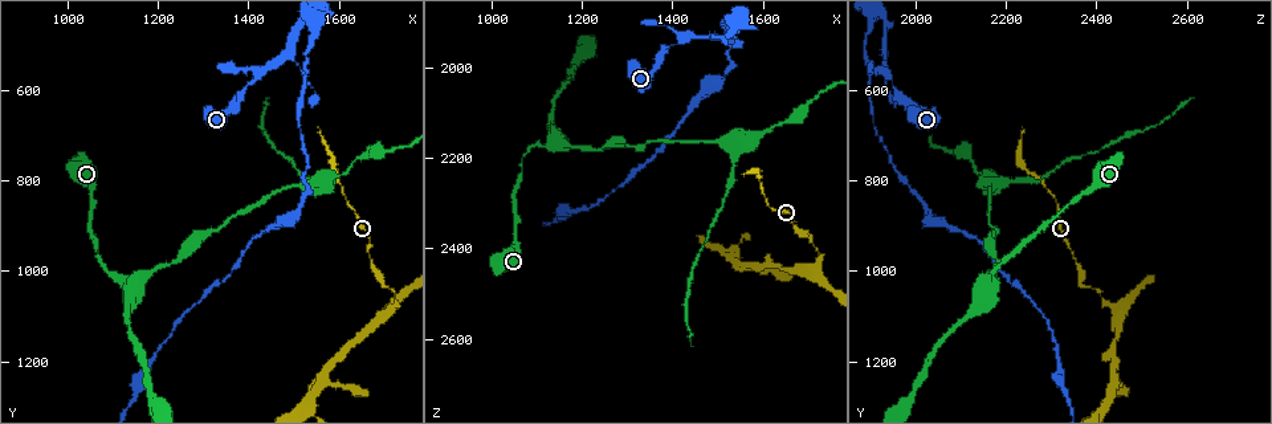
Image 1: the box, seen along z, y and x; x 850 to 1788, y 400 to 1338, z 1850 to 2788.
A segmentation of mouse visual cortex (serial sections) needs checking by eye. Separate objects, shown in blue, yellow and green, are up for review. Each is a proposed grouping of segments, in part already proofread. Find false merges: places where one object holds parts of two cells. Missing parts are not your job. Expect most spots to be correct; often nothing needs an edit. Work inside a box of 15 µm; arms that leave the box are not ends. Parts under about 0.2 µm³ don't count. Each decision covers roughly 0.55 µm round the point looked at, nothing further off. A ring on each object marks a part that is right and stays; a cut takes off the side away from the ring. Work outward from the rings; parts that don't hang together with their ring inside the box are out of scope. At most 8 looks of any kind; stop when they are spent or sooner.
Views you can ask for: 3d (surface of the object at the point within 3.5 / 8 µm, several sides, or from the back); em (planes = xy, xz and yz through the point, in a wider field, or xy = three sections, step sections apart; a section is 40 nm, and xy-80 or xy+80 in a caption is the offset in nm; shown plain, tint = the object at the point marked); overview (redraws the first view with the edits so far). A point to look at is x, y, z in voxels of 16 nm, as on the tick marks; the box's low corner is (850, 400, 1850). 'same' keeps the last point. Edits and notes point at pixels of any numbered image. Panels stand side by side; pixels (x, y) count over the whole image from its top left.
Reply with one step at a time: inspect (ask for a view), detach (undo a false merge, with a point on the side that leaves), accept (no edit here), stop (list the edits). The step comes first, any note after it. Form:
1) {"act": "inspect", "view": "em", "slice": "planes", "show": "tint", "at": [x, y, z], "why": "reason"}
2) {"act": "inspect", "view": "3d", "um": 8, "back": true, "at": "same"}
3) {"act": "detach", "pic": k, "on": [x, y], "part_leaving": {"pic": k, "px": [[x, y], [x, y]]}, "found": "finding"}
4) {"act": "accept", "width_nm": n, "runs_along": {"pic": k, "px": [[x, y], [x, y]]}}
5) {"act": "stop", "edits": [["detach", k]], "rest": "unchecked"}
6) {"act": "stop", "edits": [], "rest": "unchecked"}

{"act": "inspect", "view": "3d", "um": 3.5, "back": true, "at": [1390, 610, 1960], "why": "calibre changes"}

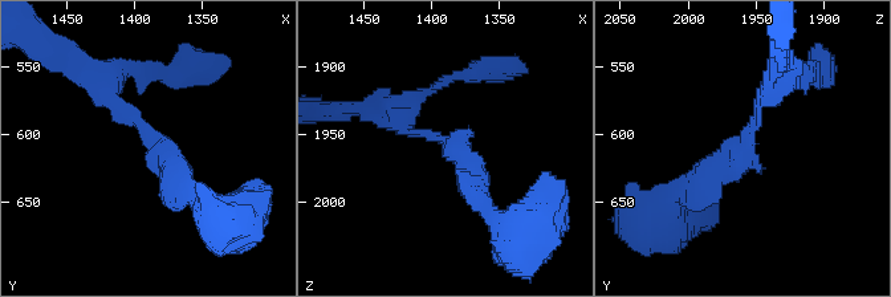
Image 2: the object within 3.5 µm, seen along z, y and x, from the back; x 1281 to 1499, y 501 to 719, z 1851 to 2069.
{"act": "inspect", "view": "em", "slice": "xy", "step": 5, "show": "tint", "at": [1380, 608, 1960], "arm_widths_nm": [150, 300], "why": "shape alone is not enough"}

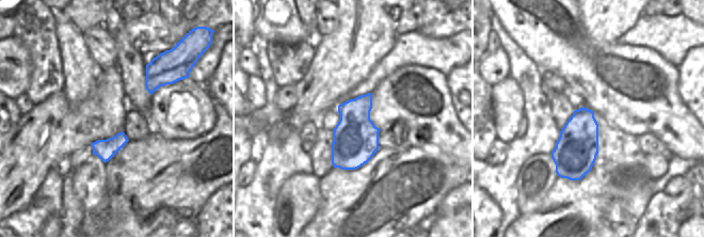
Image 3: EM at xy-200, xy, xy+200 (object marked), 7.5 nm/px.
{"act": "inspect", "view": "em", "slice": "xy", "step": 2, "show": "tint", "at": "same", "why": "cut it another way"}

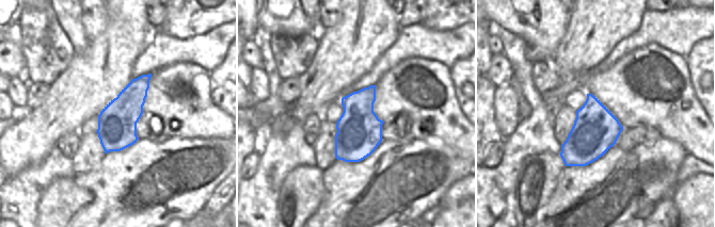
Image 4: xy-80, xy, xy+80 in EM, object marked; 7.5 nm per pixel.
{"act": "accept", "width_nm": 340, "runs_along": {"pic": 2, "px": [[683, 195], [744, 146], [771, 89]]}, "found": "all the same cell"}

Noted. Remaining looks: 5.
{"act": "inspect", "view": "3d", "um": 3.5, "at": [1120, 1020, 2175], "why": "a fork"}

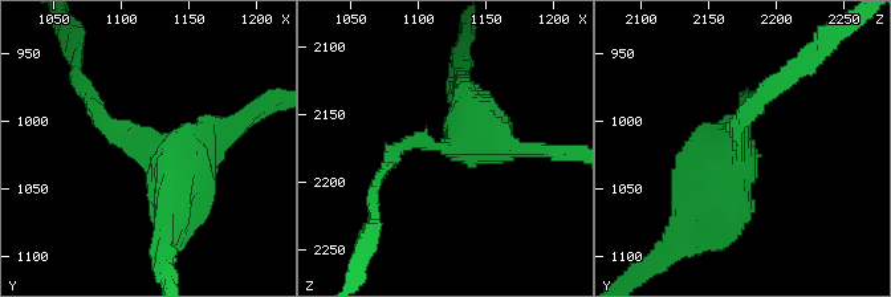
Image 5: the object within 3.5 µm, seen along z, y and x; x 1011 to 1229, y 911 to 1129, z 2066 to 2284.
{"act": "inspect", "view": "em", "slice": "planes", "show": "tint", "at": [1122, 1024, 2172]}

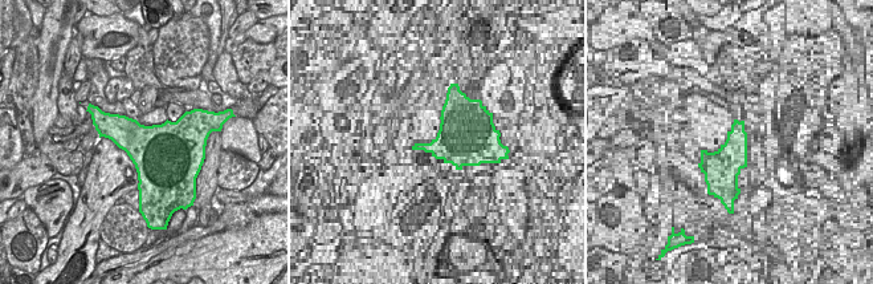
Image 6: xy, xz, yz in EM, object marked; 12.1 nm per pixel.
{"act": "inspect", "view": "em", "slice": "xy", "step": 2, "show": "tint", "at": "same"}

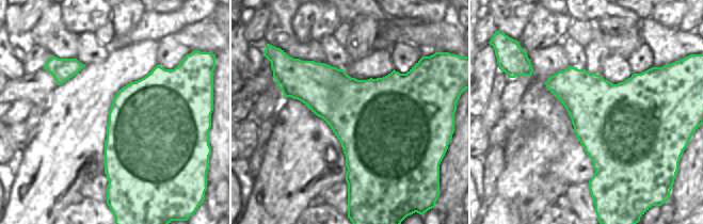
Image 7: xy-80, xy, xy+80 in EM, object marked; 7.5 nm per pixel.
{"act": "accept", "found": "continuous, no second cell"}

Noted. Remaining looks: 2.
{"act": "stop", "edits": [], "rest": "unchecked"}

